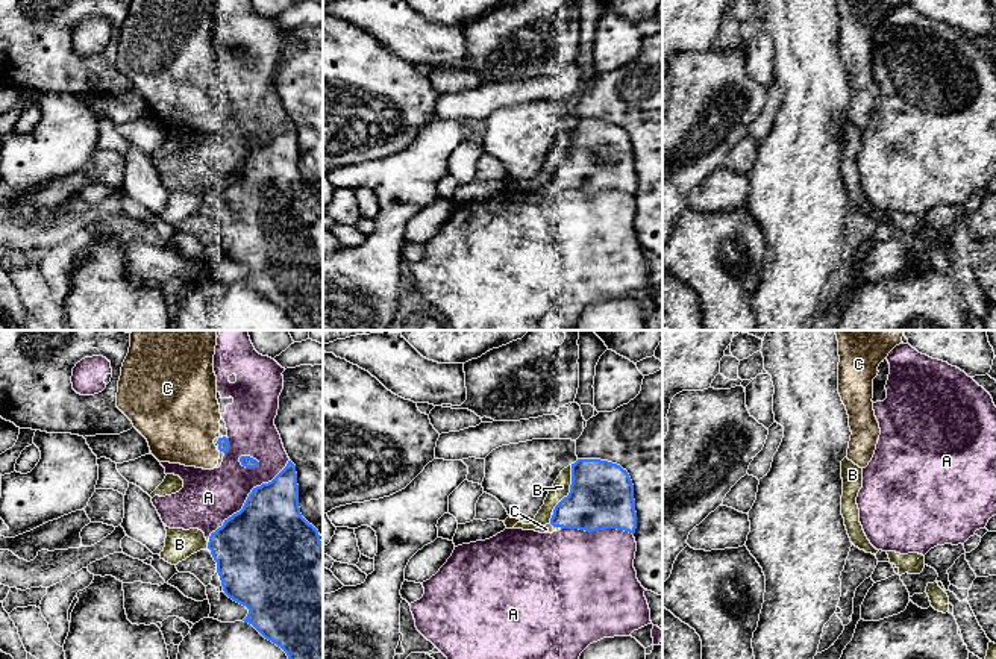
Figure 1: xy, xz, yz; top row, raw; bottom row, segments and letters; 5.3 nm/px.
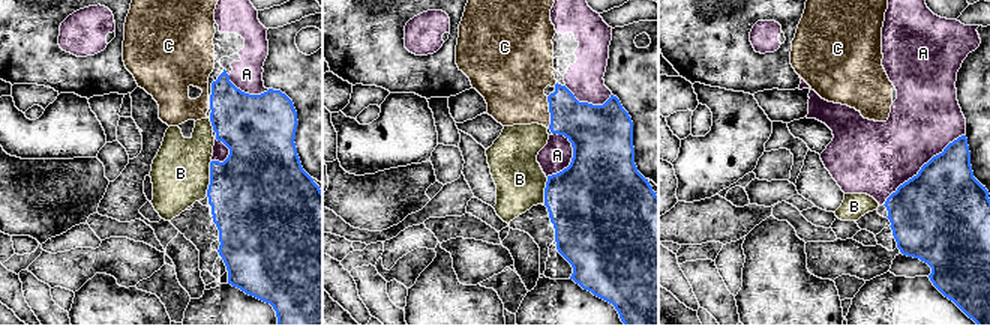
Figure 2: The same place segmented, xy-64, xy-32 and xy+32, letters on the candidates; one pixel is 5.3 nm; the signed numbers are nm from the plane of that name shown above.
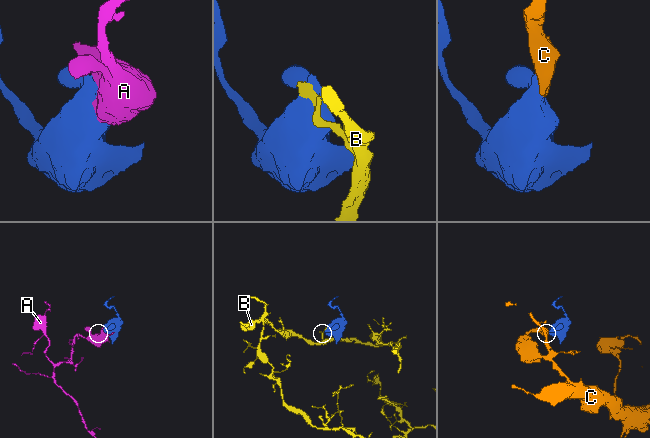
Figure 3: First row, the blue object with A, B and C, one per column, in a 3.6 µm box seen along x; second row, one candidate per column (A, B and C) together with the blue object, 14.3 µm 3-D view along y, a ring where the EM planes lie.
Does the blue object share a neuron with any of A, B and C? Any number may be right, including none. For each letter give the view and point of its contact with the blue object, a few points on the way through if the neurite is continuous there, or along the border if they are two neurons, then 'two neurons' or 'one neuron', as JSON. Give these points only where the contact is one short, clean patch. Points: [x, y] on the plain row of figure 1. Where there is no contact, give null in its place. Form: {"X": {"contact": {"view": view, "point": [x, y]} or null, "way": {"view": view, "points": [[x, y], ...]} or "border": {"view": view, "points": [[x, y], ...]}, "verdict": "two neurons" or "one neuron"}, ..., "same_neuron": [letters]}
{"A": {"contact": {"view": "xy", "point": [247, 159]}, "verdict": "two neurons"}, "B": {"contact": {"view": "xz", "point": [570, 149]}, "verdict": "two neurons"}, "C": {"contact": {"view": "xz", "point": [552, 185]}, "verdict": "one neuron"}, "same_neuron": ["C"]}

